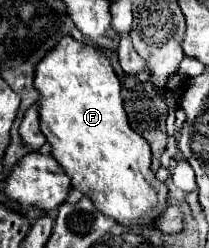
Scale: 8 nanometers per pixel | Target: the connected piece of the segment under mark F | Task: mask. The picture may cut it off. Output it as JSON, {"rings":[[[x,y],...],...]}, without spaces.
{"rings":[[[63,36],[59,44],[35,66],[35,90],[39,92],[39,126],[51,144],[53,158],[81,190],[105,214],[127,228],[149,226],[167,206],[167,186],[151,170],[151,148],[143,136],[131,130],[123,110],[121,84],[109,58],[93,44],[81,44]]]}

